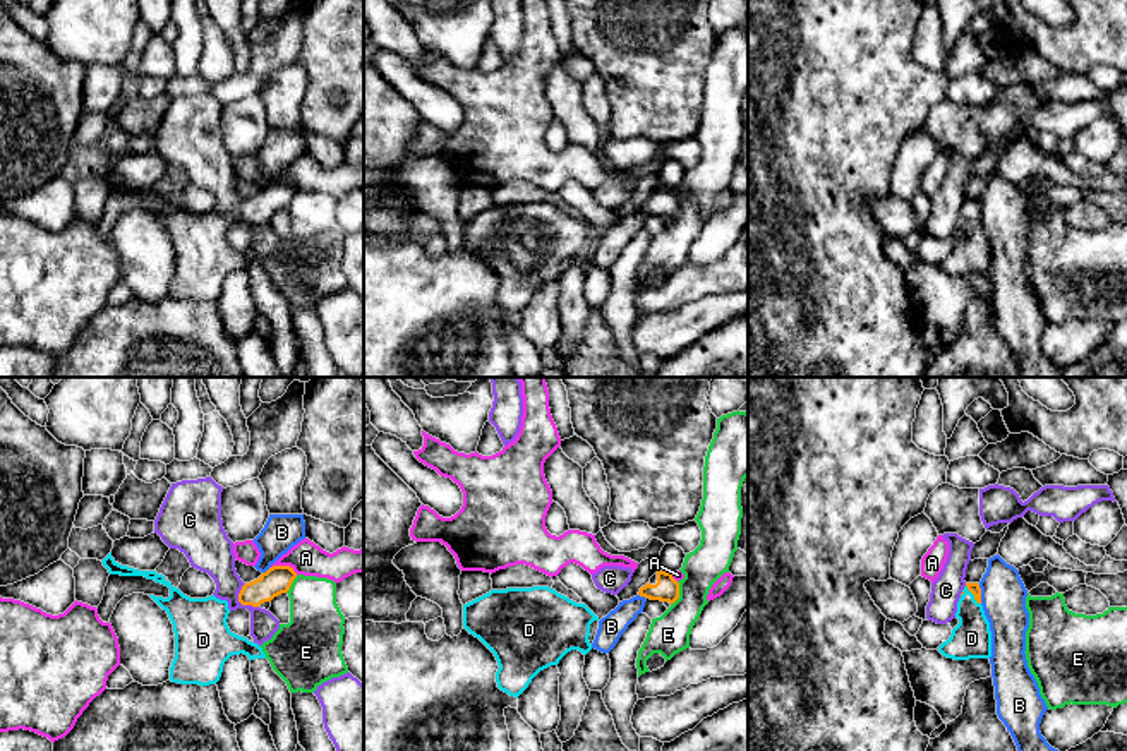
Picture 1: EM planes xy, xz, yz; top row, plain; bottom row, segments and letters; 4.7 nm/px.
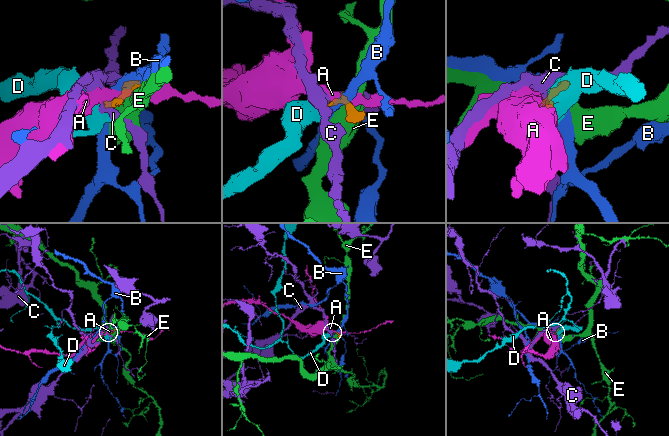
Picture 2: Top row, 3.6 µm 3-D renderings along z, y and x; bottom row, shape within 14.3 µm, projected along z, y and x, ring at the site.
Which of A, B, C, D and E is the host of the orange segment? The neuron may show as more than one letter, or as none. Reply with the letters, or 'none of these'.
D

